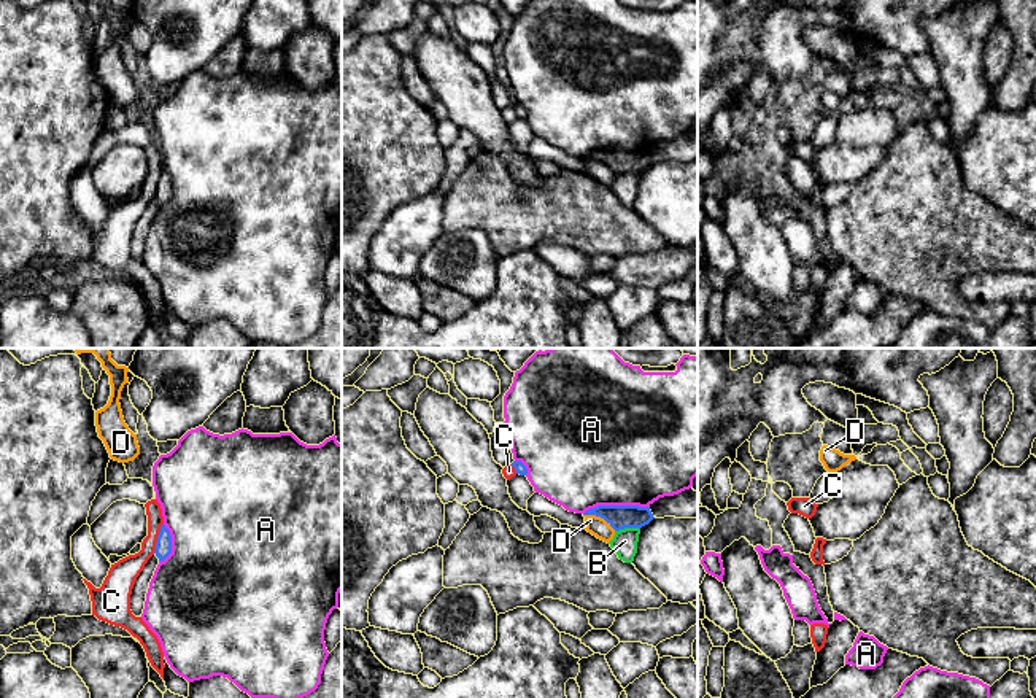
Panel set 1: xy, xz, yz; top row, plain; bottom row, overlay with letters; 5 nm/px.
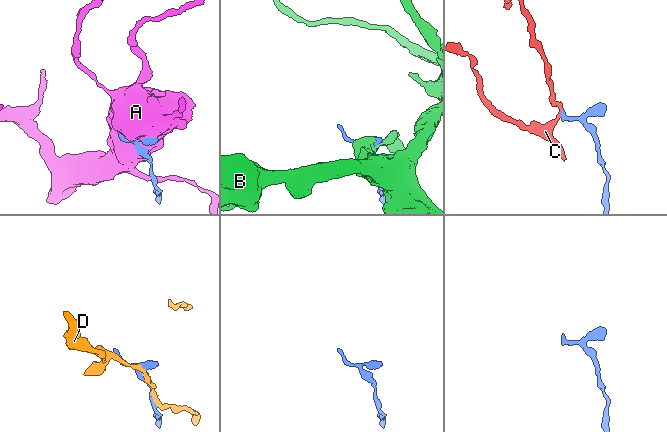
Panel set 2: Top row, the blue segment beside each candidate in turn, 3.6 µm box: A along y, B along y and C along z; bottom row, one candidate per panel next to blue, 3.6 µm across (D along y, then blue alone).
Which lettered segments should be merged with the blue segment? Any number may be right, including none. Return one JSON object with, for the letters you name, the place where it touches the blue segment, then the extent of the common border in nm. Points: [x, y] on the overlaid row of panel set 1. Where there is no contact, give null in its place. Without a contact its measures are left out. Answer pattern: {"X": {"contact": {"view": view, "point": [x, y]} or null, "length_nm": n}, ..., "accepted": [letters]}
{"accepted": []}

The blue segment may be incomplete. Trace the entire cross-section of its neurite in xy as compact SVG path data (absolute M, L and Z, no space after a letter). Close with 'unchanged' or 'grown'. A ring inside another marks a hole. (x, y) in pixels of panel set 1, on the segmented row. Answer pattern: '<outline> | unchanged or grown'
M165 525L160 526L154 553L159 561L164 561L172 553L172 536Z | unchanged

